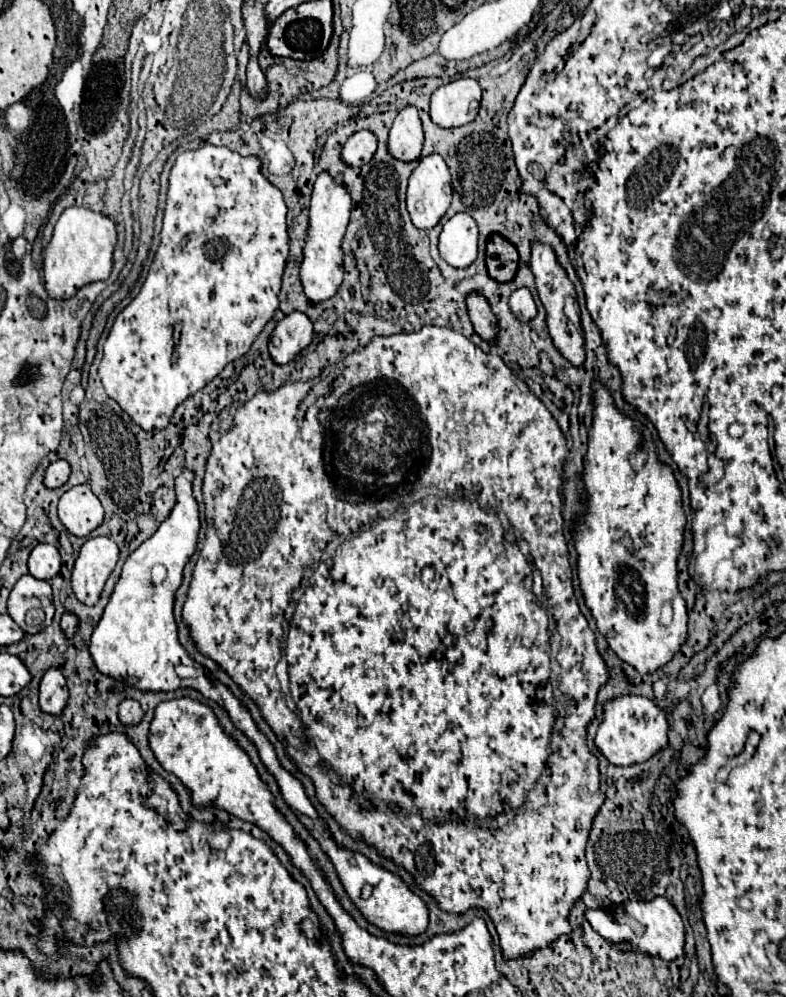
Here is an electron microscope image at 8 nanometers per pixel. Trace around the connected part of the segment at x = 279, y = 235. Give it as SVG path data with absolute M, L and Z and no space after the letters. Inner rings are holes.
M201 146L191 152L183 152L177 156L175 166L169 172L169 188L167 188L167 200L165 200L165 212L163 212L163 228L161 228L161 244L155 252L153 264L149 268L149 274L145 278L145 284L141 286L139 294L119 312L119 316L113 322L113 328L107 336L107 342L103 346L103 360L99 364L99 378L103 382L105 392L117 400L117 404L131 416L131 420L141 426L147 432L157 432L167 428L175 408L185 402L189 396L193 396L197 390L201 390L207 382L211 382L229 362L241 358L249 352L253 340L259 336L263 326L273 318L279 300L277 294L281 290L281 276L289 258L289 234L287 234L287 208L285 200L279 188L275 188L263 174L261 174L261 160L257 156L241 156L237 152L231 152L223 146Z

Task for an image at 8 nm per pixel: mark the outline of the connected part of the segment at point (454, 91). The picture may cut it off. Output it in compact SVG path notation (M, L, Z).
M459 78L439 86L431 96L431 120L441 128L457 128L475 120L481 88L473 78Z

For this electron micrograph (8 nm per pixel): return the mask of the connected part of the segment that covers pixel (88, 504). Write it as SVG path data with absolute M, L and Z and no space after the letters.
M73 486L59 500L59 520L75 536L89 536L103 522L103 506L89 486Z

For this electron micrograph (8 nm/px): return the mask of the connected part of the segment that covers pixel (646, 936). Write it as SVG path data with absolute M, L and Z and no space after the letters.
M663 896L645 902L625 900L623 904L617 904L609 910L585 910L583 916L591 924L591 928L611 946L625 942L631 944L635 952L645 956L659 956L665 962L671 962L683 954L685 932L681 916L675 906Z

